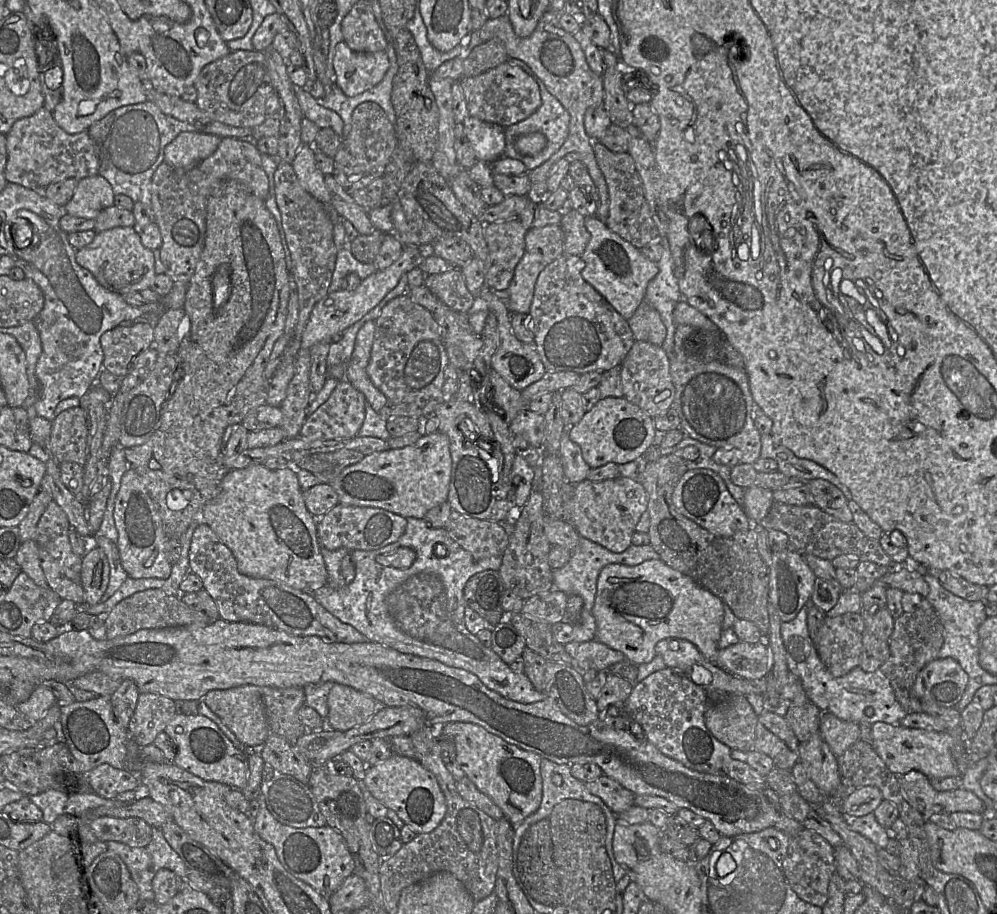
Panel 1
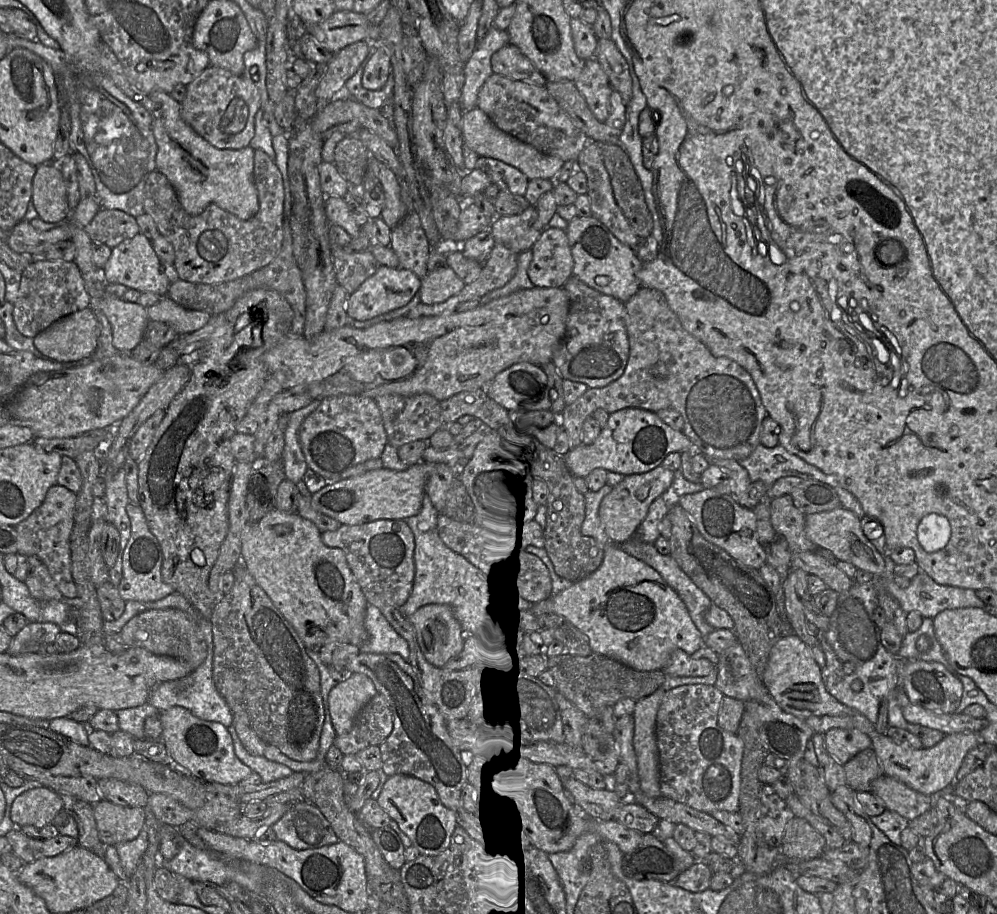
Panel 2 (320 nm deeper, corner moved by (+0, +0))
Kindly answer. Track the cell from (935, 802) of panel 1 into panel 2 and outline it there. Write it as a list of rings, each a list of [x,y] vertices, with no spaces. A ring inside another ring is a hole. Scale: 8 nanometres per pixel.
[[[882,775],[871,783],[871,790],[892,812],[896,812],[908,821],[927,812],[931,806],[931,797],[908,787],[897,779]]]

